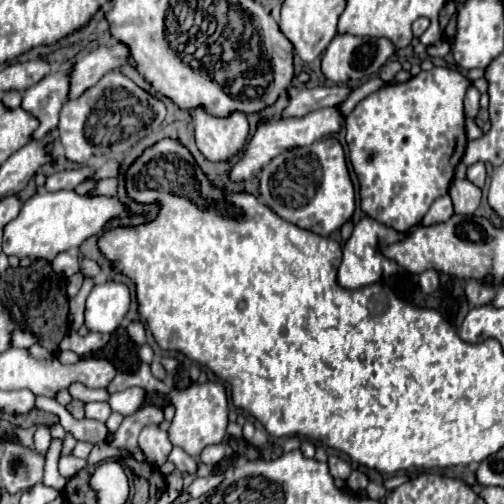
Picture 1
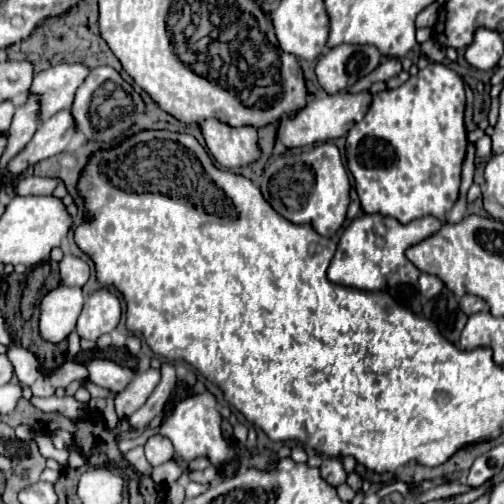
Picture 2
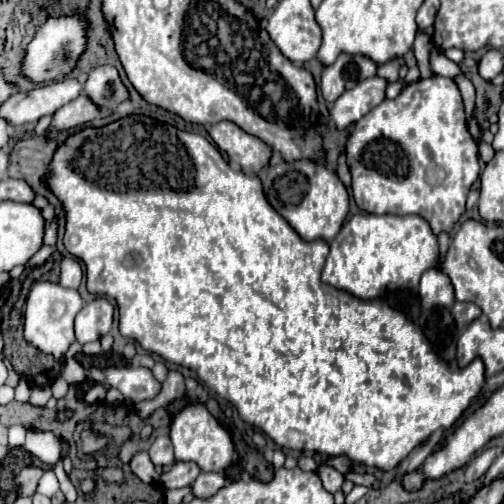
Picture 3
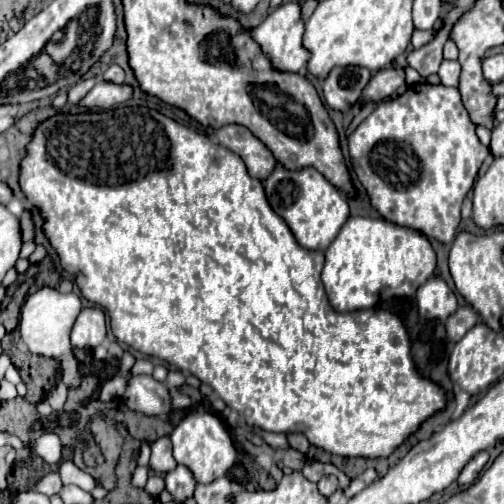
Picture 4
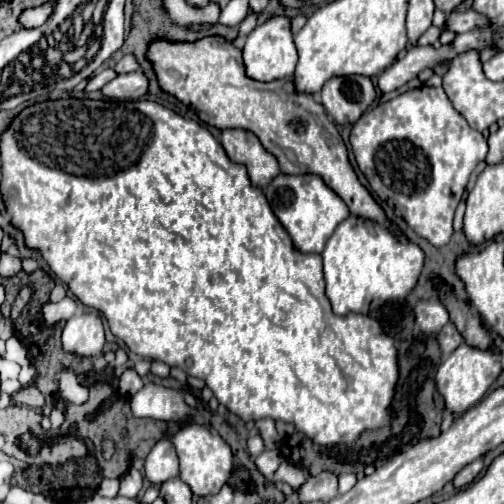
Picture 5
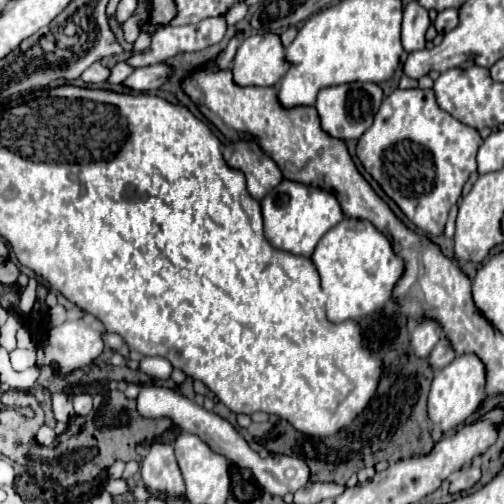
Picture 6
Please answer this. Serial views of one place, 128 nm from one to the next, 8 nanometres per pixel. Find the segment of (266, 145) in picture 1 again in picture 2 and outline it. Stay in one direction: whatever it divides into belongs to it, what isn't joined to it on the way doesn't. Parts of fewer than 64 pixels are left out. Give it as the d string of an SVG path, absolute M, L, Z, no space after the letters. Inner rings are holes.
M340 92L334 96L320 96L314 98L310 104L306 104L302 110L298 110L296 116L288 118L288 124L284 128L280 128L278 132L278 140L284 144L284 148L304 148L304 146L312 146L316 142L326 142L326 140L334 140L344 136L352 124L360 122L368 110L370 104L370 94L368 92L360 92L360 94L348 94L348 92Z

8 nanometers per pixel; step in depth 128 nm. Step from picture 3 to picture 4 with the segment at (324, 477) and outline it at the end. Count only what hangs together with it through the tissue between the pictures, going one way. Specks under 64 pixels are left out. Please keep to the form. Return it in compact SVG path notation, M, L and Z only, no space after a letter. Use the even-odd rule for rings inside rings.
M324 476L320 482L318 482L318 490L322 496L332 496L336 490L338 490L338 478L336 476Z

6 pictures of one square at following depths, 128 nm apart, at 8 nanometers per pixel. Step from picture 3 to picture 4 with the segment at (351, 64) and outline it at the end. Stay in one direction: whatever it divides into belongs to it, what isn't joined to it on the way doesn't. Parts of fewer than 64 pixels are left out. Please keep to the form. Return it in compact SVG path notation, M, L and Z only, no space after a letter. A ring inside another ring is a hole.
M336 66L322 84L324 100L330 108L346 112L360 98L372 72L360 66Z

